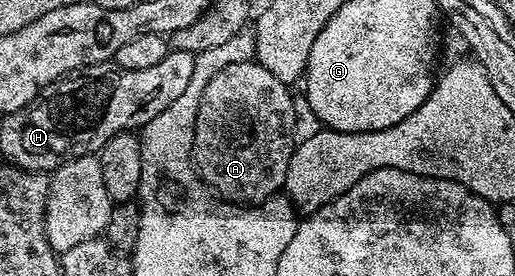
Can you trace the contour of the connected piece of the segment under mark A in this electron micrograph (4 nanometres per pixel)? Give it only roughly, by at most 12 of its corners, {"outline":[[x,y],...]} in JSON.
{"outline":[[222,68],[192,138],[201,181],[259,205],[296,147],[289,83]]}

